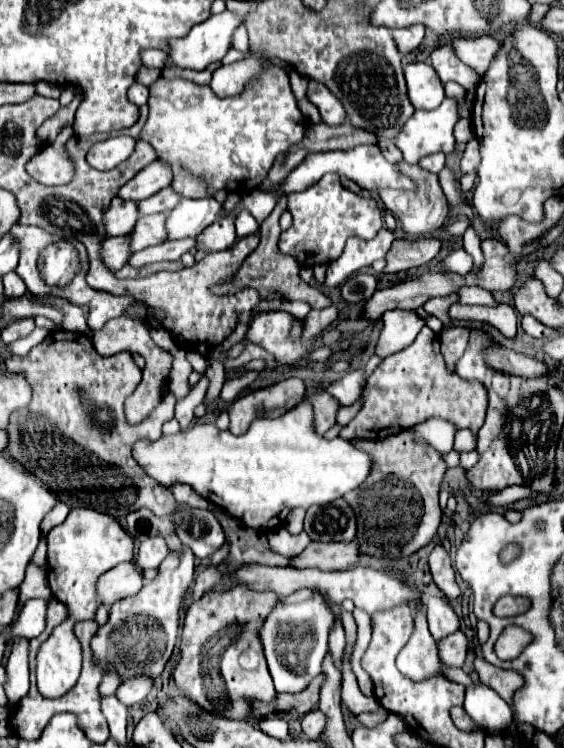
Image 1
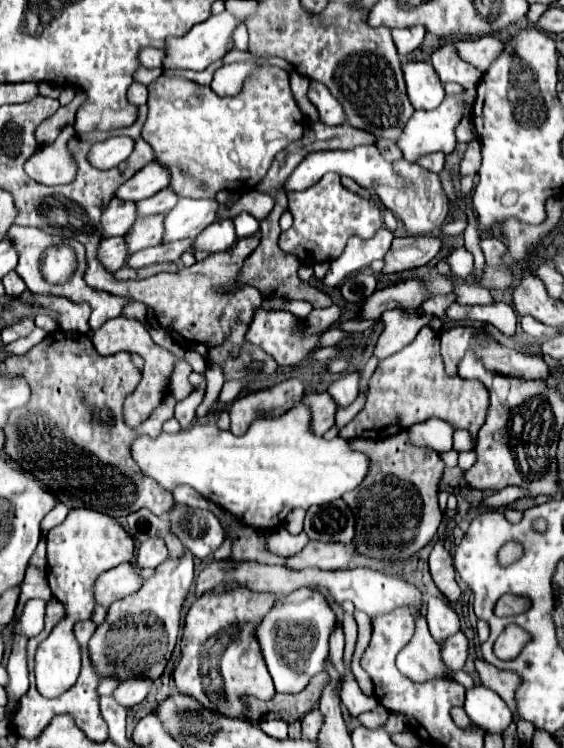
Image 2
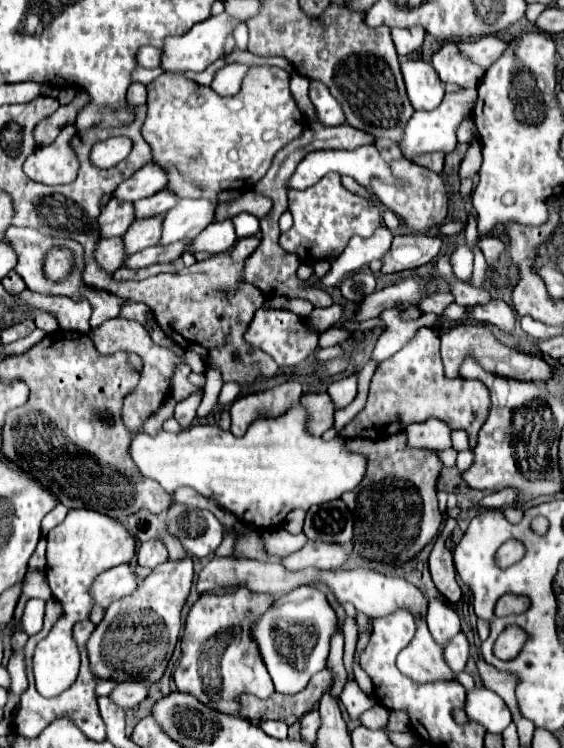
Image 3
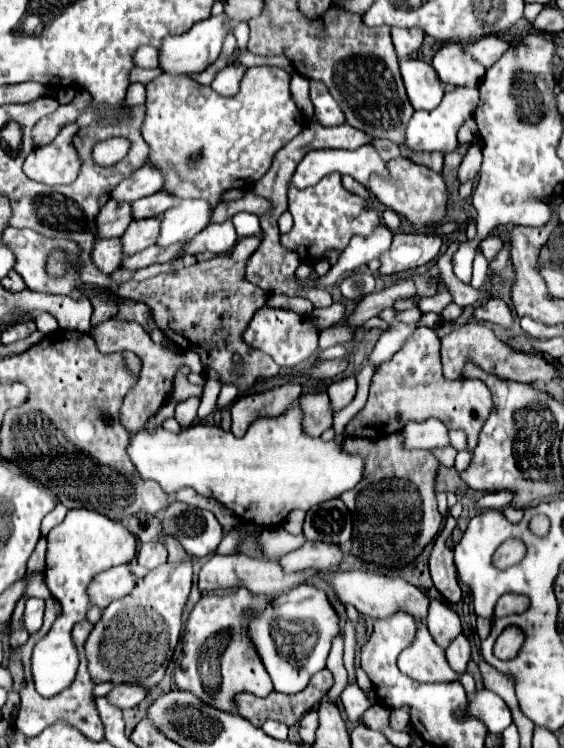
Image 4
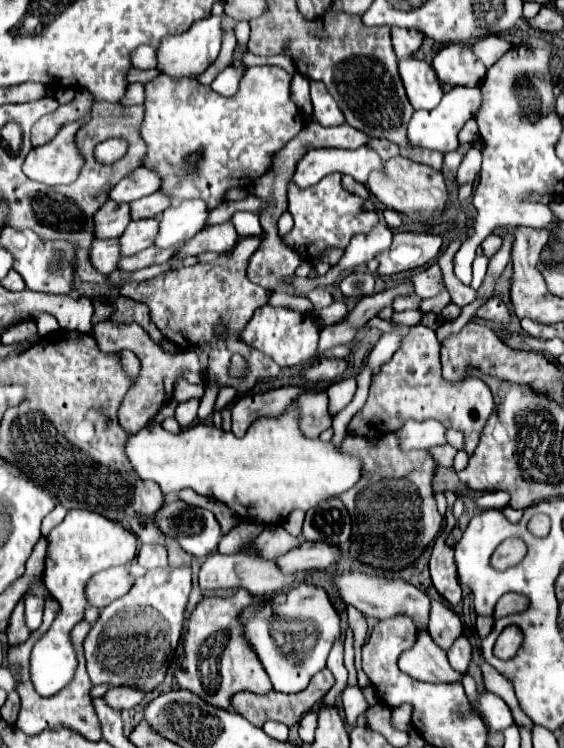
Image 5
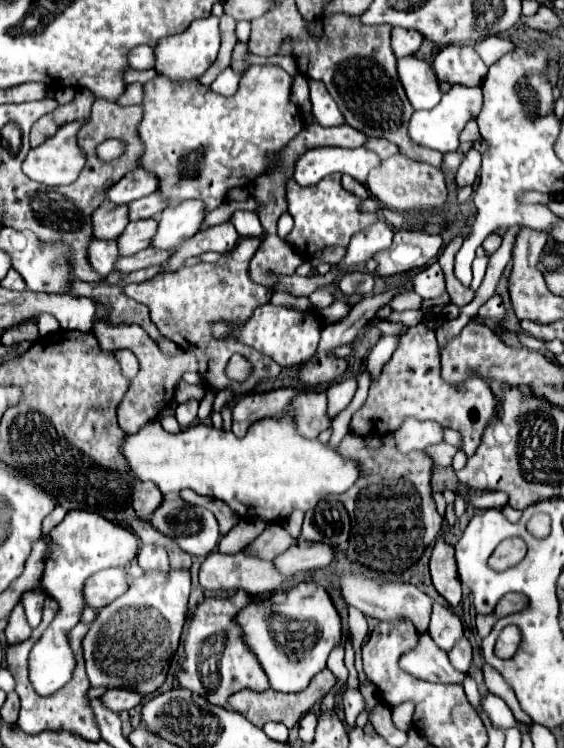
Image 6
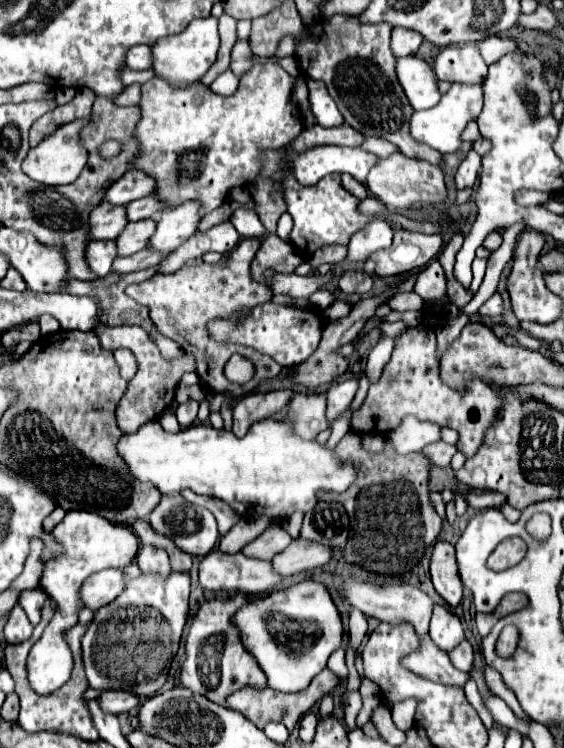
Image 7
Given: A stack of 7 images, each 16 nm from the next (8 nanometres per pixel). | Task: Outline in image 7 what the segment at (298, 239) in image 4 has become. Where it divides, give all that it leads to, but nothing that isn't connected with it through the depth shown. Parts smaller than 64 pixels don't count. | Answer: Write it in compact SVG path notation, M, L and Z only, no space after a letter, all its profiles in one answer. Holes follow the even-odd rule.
M264 150L260 176L262 178L270 178L274 174L284 176L284 178L280 178L282 196L284 196L284 202L288 206L286 212L292 216L292 222L294 222L292 232L290 232L290 242L296 246L296 250L304 258L310 258L314 254L314 250L318 250L320 246L326 246L326 244L348 244L348 240L354 232L368 226L370 216L364 216L358 212L360 200L342 188L340 174L334 172L334 174L324 176L314 186L302 186L296 180L292 170L280 170L280 166L284 166L284 162L286 160L280 154L280 150Z

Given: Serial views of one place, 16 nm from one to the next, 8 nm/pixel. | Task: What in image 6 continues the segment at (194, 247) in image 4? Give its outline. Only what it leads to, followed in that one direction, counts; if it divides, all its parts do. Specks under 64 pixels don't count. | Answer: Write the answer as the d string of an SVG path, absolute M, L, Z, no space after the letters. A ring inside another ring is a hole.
M222 222L204 232L196 232L192 240L186 240L180 248L176 248L176 252L172 254L172 260L166 260L162 268L164 272L178 270L180 266L184 266L188 258L198 258L204 252L220 252L220 254L230 252L238 244L238 240L240 236L238 232L234 232L232 222Z

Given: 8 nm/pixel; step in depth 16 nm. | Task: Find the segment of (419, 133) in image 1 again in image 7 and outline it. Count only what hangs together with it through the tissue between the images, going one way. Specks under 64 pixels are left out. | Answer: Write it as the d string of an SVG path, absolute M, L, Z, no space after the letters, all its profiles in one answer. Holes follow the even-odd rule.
M456 82L456 84L452 84L448 94L444 94L442 100L434 108L414 112L412 122L410 122L410 132L418 142L432 146L440 154L454 154L454 152L458 152L458 148L462 144L462 140L460 140L462 130L466 128L468 122L476 120L480 112L482 112L482 84Z

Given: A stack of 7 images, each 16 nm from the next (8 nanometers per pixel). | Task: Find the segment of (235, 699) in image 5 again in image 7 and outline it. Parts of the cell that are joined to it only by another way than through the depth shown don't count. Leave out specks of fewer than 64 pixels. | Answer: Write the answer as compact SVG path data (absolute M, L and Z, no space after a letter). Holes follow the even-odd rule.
M324 668L312 682L310 682L310 686L308 688L304 688L304 690L300 690L300 692L276 692L276 690L272 690L272 688L252 688L252 686L248 686L248 688L240 688L240 690L236 690L234 694L230 694L228 698L226 698L226 706L228 708L234 708L234 710L238 710L238 712L242 712L250 722L254 722L258 728L264 728L268 722L282 722L286 728L288 728L288 732L292 732L294 728L296 728L296 724L298 724L298 720L322 698L322 696L326 696L326 694L330 694L332 692L332 688L336 688L340 684L340 678L330 670L330 668Z

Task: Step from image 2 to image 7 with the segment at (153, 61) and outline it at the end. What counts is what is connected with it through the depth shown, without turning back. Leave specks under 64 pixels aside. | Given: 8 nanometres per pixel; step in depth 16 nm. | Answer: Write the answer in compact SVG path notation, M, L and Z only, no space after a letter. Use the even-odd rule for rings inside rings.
M136 44L126 52L126 64L130 70L148 70L150 68L150 46Z

